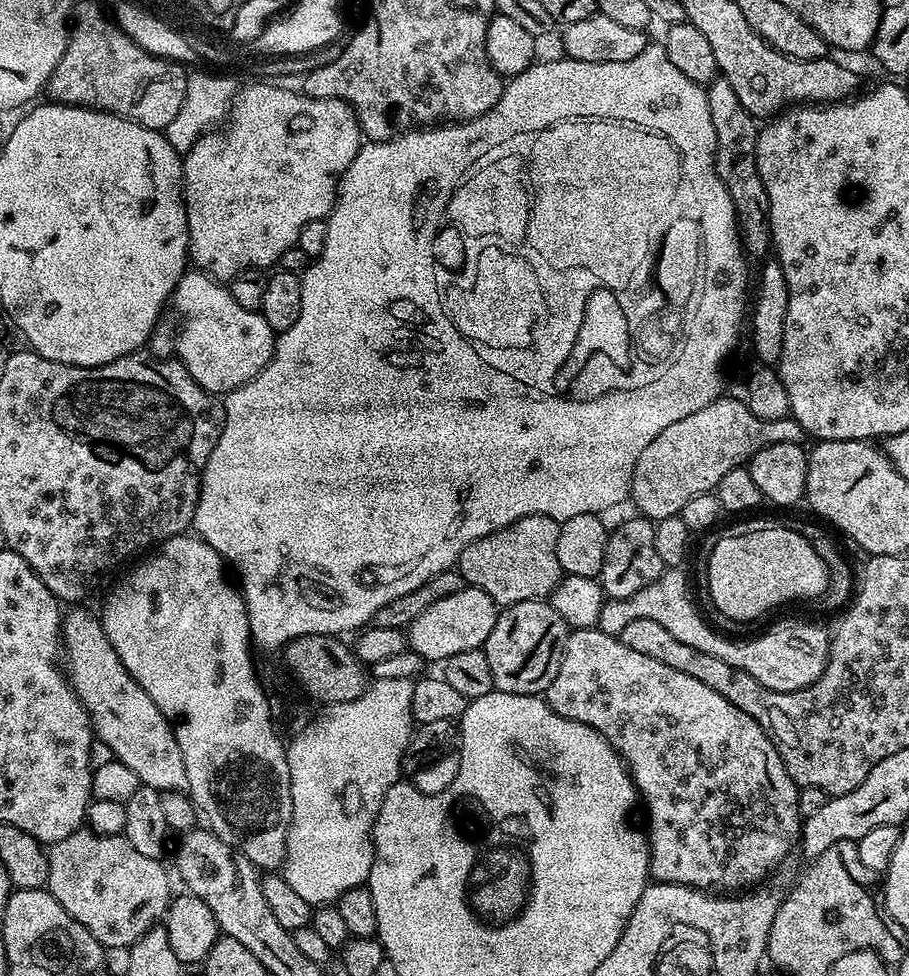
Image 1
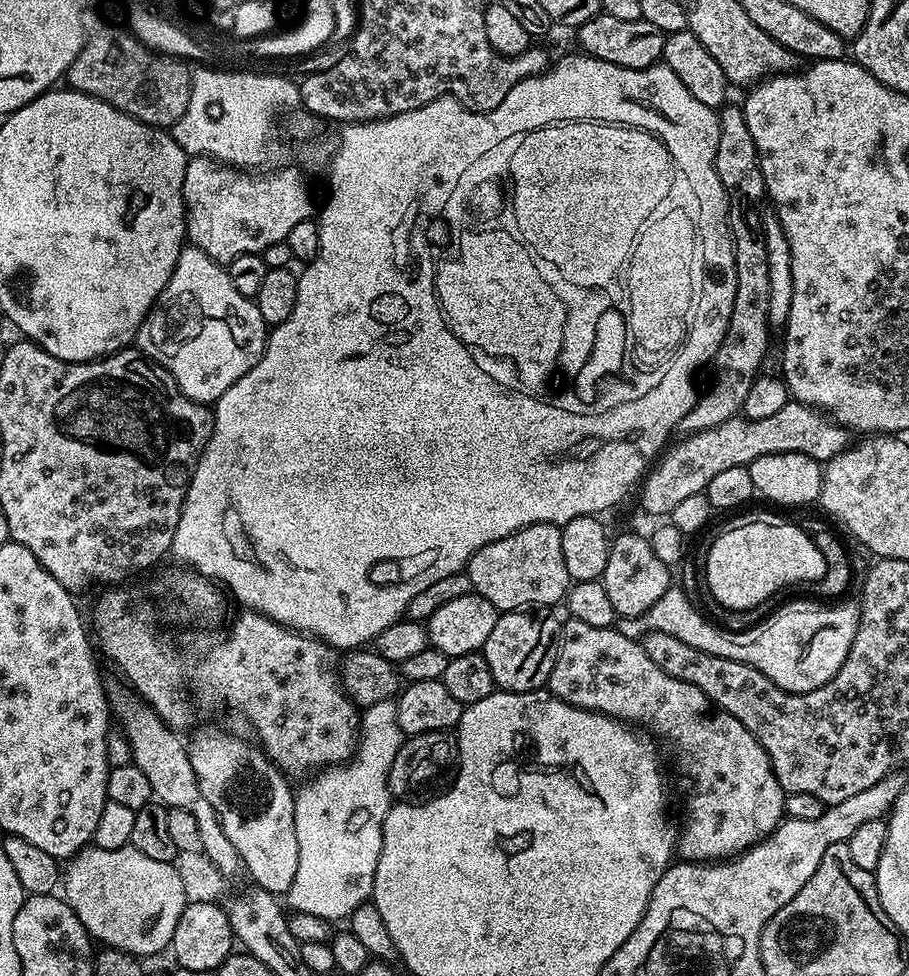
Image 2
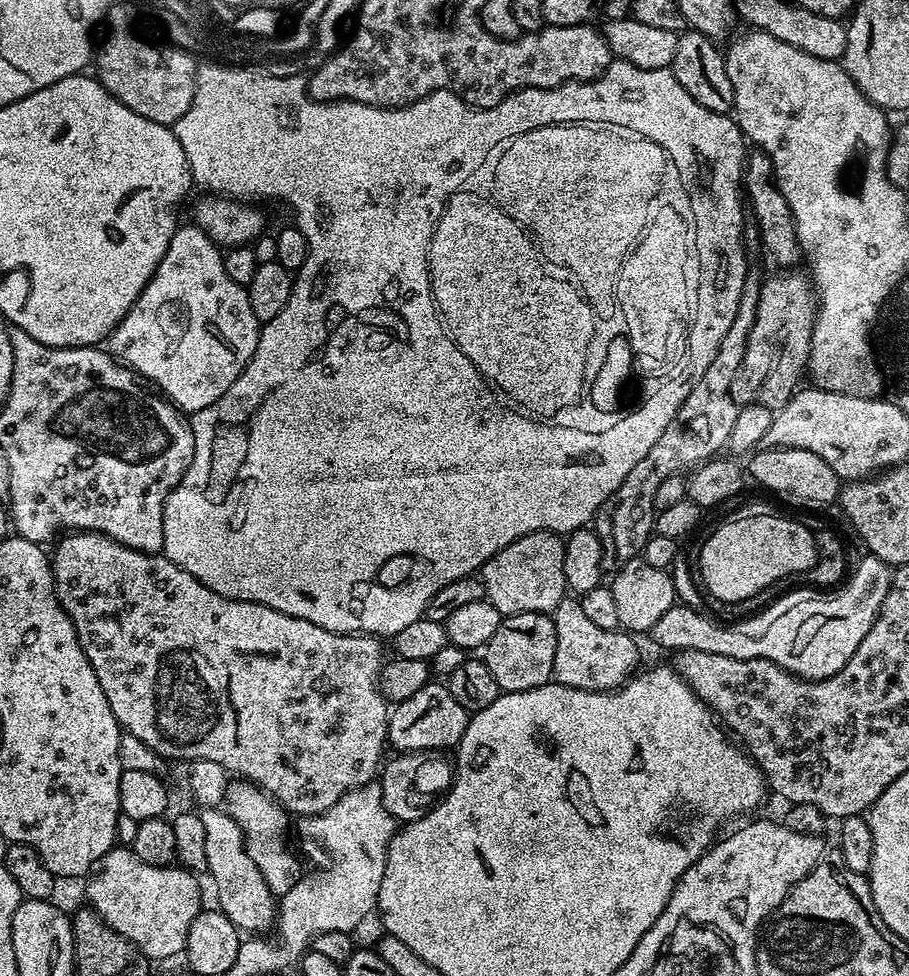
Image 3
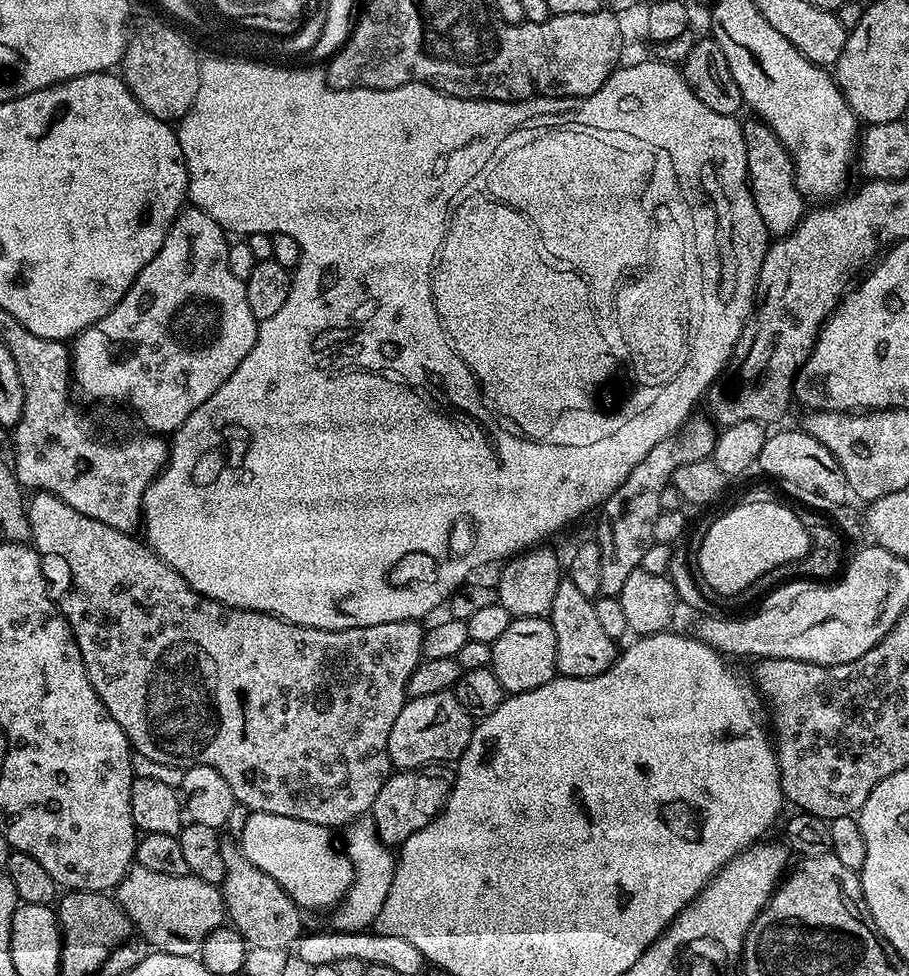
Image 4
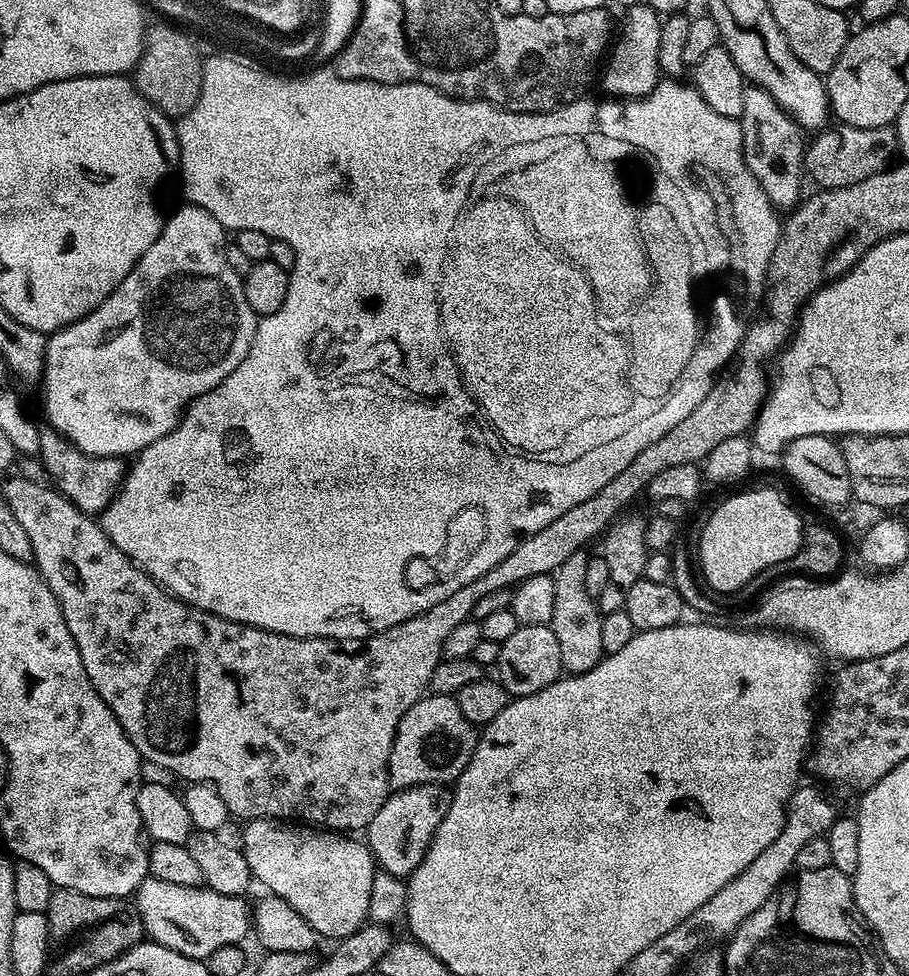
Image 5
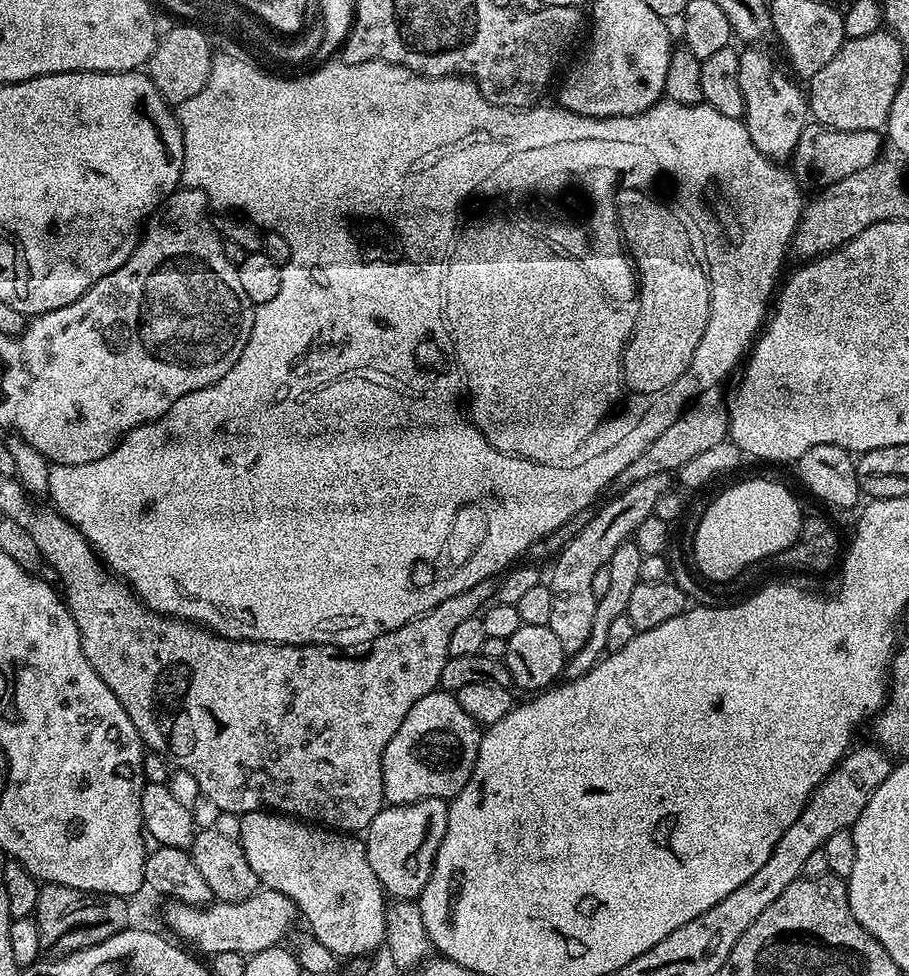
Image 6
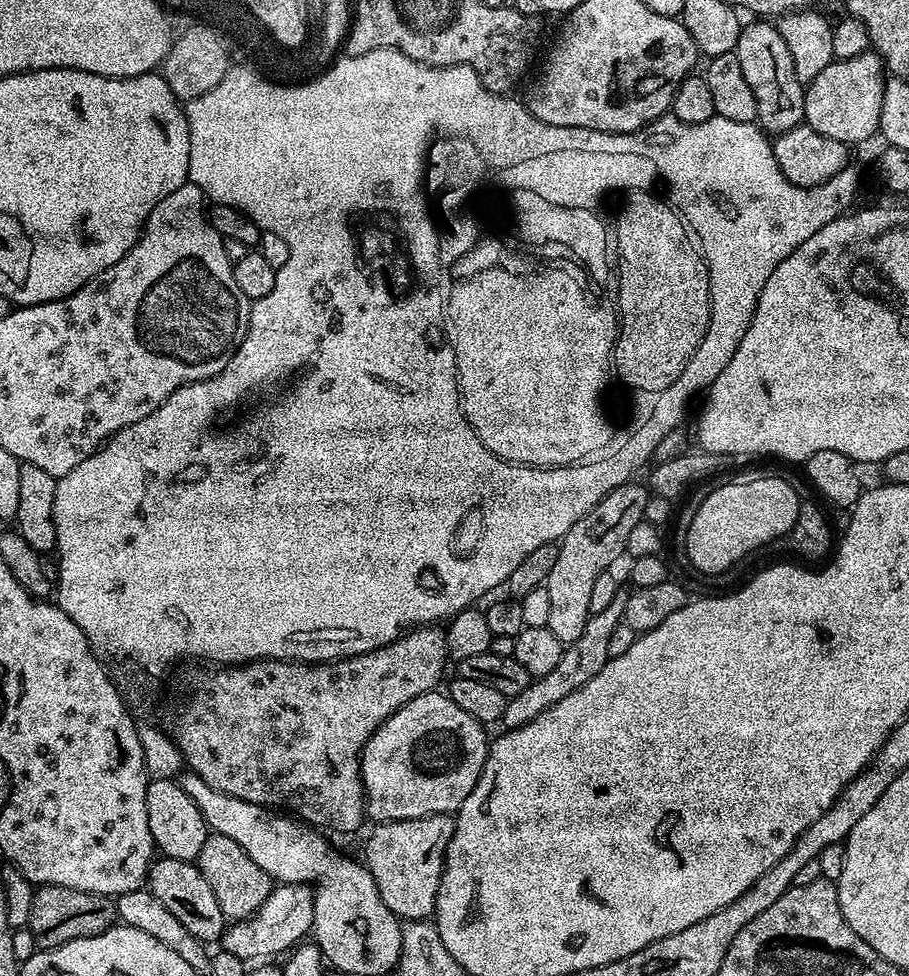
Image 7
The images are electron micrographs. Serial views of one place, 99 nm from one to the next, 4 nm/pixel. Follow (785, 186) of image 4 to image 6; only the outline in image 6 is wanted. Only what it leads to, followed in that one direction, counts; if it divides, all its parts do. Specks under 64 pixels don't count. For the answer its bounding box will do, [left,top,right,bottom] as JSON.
[738,46,810,162]

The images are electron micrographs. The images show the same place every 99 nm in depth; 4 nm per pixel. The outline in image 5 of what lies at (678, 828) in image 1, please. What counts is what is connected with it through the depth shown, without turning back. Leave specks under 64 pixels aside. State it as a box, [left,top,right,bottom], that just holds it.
[551,550,606,674]

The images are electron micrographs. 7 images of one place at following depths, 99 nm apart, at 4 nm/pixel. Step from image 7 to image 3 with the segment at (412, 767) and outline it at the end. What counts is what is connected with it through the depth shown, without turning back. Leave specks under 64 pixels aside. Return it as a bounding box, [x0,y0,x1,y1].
[388,682,470,753]

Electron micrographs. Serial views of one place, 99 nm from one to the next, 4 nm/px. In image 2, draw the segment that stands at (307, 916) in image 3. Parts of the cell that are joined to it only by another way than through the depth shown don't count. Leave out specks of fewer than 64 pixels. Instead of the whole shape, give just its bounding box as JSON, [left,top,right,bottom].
[286,706,402,922]

